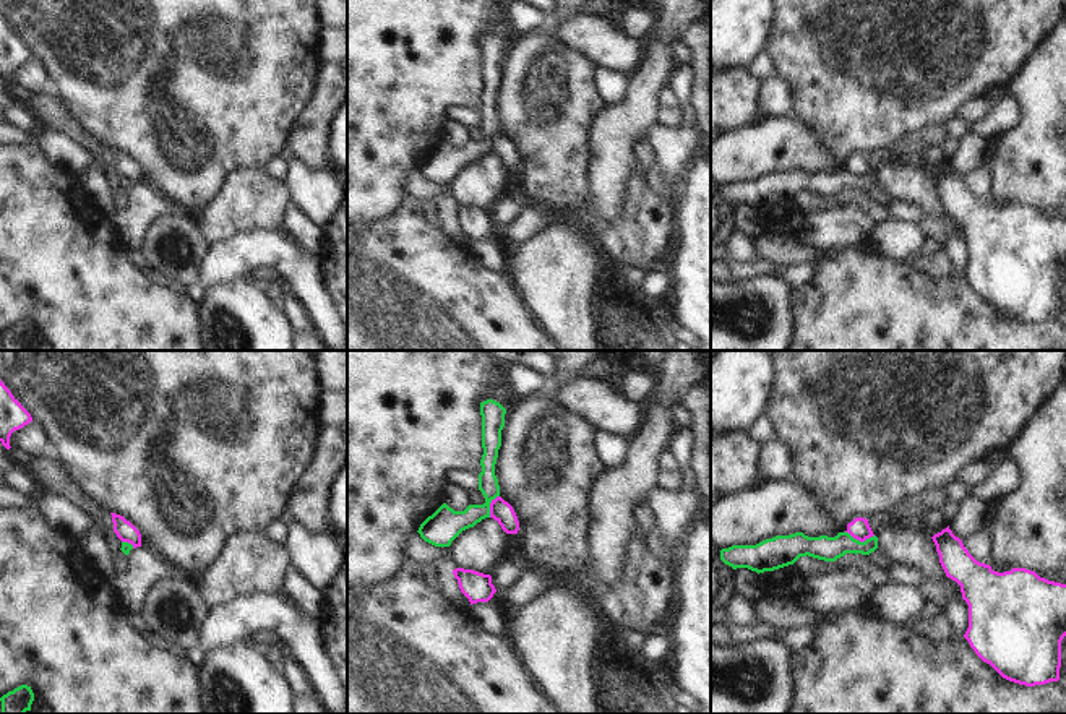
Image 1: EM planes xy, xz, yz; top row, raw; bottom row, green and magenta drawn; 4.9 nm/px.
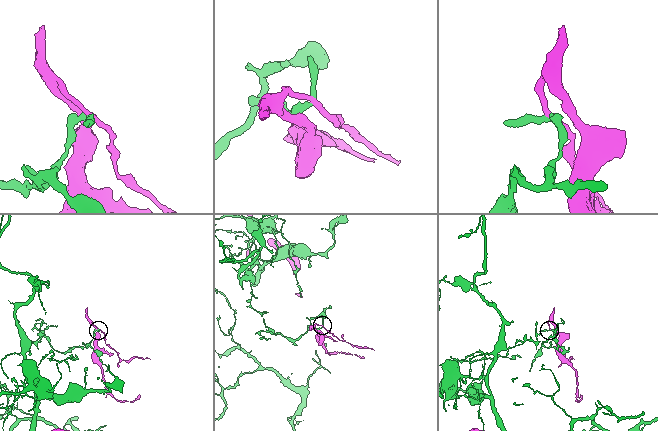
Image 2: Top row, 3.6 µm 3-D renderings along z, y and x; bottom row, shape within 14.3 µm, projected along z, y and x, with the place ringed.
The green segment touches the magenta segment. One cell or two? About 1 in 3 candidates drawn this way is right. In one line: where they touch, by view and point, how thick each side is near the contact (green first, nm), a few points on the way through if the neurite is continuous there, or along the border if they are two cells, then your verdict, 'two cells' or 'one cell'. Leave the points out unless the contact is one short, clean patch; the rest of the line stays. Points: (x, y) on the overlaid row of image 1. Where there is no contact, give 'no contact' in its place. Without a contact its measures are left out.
contact yz (859, 541); calibres 120 and 100 nm; border yz (846, 531), (860, 541), (873, 536); two cells

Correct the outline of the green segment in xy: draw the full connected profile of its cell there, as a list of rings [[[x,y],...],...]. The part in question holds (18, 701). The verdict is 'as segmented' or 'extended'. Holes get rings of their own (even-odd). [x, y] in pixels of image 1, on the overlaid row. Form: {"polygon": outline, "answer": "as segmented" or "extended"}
{"polygon": [[[21,685],[13,691],[3,695],[0,701],[2,701],[2,714],[24,714],[26,711],[31,711],[34,693],[31,686]]], "answer": "as segmented"}

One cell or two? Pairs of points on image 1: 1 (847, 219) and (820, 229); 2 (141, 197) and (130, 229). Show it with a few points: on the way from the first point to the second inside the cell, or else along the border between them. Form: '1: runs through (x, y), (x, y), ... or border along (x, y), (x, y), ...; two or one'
1: runs through (841, 226), (826, 229); one
2: runs through (141, 205), (132, 221); one

